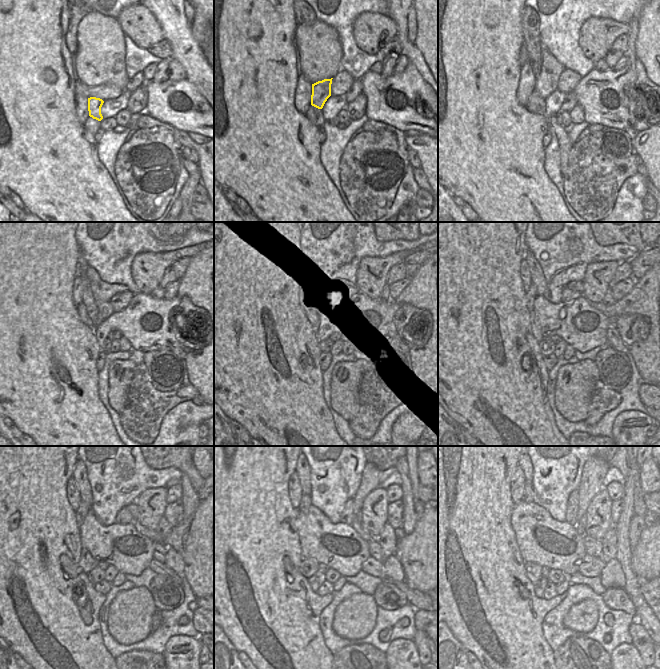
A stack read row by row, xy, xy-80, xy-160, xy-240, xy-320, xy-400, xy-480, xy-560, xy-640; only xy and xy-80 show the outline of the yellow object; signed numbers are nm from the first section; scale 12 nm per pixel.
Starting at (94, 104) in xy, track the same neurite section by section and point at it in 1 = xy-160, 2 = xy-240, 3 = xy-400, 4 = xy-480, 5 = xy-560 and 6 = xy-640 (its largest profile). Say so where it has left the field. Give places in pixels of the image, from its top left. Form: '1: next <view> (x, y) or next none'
1: next xy-160 (547, 80)
2: next xy-240 (102, 292)
3: next xy-400 (537, 277)
4: next xy-480 (80, 472)
5: next xy-560 (302, 467)
6: next xy-640 (526, 466)

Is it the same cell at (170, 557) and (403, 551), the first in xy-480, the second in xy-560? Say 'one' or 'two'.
two

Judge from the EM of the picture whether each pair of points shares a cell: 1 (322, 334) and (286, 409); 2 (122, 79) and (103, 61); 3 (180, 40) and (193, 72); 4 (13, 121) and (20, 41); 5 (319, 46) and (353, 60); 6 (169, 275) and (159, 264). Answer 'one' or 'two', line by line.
1: two
2: one
3: one
4: one
5: two
6: two

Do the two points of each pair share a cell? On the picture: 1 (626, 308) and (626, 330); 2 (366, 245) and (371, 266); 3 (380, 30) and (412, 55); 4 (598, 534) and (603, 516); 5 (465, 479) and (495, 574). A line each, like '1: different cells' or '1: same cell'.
1: different cells
2: different cells
3: different cells
4: same cell
5: same cell

